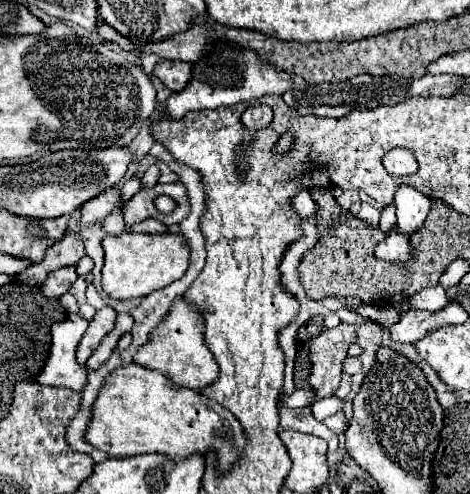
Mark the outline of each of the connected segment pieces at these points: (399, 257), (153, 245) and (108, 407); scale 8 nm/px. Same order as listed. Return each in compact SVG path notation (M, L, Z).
M398 230L390 232L390 236L376 246L376 258L384 262L408 264L414 260L414 256L416 256L416 250L410 244L410 235L402 234Z
M124 232L122 236L106 236L104 246L104 268L102 268L102 290L116 300L144 298L162 286L178 280L188 268L188 244L182 234L134 234Z
M138 364L114 370L114 374L108 376L108 382L94 404L94 420L88 426L86 440L112 458L158 452L168 460L178 462L192 454L208 456L214 452L216 470L220 474L234 468L248 444L244 428L230 410L224 410L204 394L182 388L164 378L164 374Z

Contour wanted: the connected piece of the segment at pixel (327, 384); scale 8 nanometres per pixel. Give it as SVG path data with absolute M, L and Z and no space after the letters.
M340 322L334 330L326 330L316 338L308 340L310 352L310 386L314 390L314 402L334 396L340 388L342 366L348 356L348 346L356 342L356 326L348 322Z

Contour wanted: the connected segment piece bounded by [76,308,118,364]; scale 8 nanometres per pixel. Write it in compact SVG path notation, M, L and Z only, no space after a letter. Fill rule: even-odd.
M102 308L102 310L98 310L94 314L94 318L92 318L92 322L90 322L84 338L80 340L78 350L76 350L78 364L84 364L90 358L90 354L98 348L98 344L102 342L102 338L114 330L116 316L118 316L118 312L112 310L112 308Z

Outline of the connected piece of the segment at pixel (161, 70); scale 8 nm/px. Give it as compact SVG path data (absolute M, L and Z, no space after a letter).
M164 60L156 66L154 76L174 92L182 92L192 80L192 66L188 62Z

